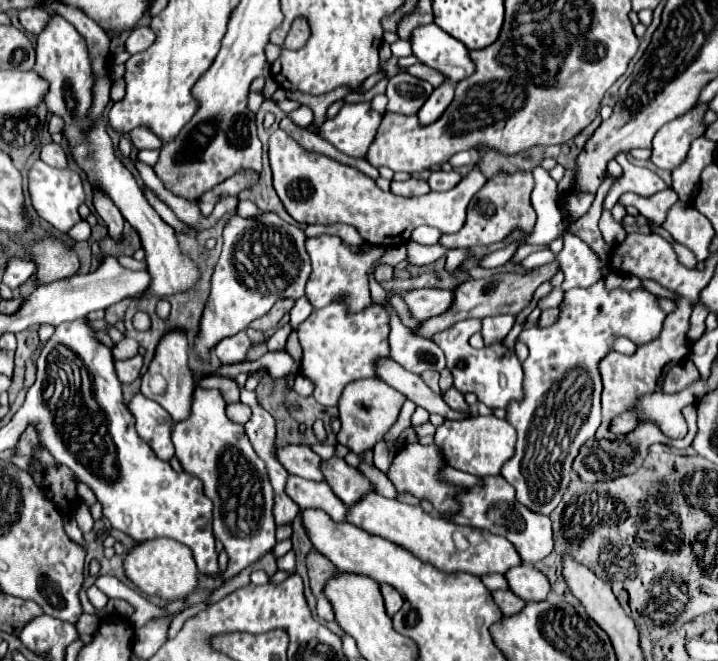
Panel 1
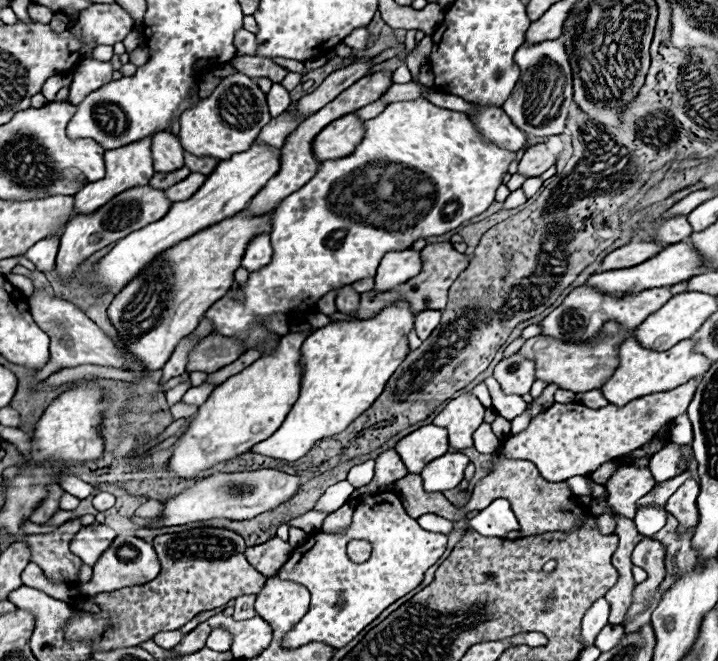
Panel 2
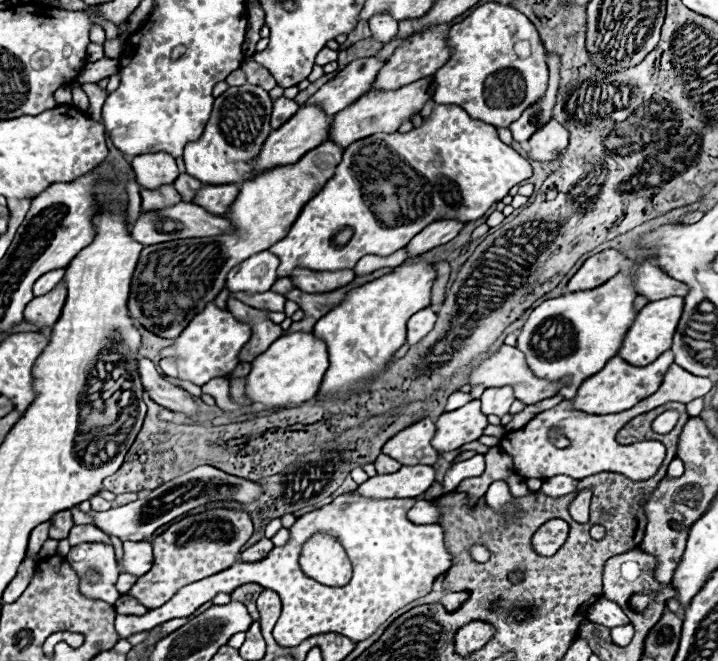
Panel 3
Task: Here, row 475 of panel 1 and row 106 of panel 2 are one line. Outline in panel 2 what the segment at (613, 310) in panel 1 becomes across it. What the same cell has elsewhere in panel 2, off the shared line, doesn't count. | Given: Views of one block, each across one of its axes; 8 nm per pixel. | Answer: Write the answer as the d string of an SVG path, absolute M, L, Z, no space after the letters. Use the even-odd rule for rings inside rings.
M548 40L532 46L524 44L518 48L514 62L520 68L520 78L512 94L502 104L504 112L512 116L512 122L520 130L532 136L562 134L566 128L566 118L572 104L572 72L570 72L564 44L560 44L558 40Z

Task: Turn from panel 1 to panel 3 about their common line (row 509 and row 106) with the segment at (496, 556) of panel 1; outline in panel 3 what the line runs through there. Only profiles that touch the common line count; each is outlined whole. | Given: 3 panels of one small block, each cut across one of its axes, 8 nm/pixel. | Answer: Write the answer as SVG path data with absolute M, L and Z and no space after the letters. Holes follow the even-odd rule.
M432 76L416 80L408 86L402 86L398 90L390 90L390 92L370 92L364 98L360 98L358 102L354 102L352 106L344 108L342 112L338 112L334 116L332 128L330 128L330 140L334 144L338 144L342 150L348 148L348 144L352 144L354 140L360 140L364 136L372 136L376 132L396 132L398 126L404 120L410 120L412 114L420 112L422 106L426 104L426 100L432 98L432 92L436 88L436 82Z

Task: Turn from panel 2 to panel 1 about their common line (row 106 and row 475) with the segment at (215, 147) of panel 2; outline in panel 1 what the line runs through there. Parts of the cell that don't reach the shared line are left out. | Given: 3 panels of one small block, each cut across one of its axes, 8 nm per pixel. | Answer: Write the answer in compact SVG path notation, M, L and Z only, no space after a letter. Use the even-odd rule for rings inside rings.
M196 386L190 416L172 428L172 442L184 472L200 478L204 494L214 502L214 536L224 544L228 554L228 566L222 572L222 580L226 582L256 564L276 546L276 524L272 516L274 492L266 464L254 452L248 436L244 436L244 426L228 420L226 402L218 390L202 390Z

